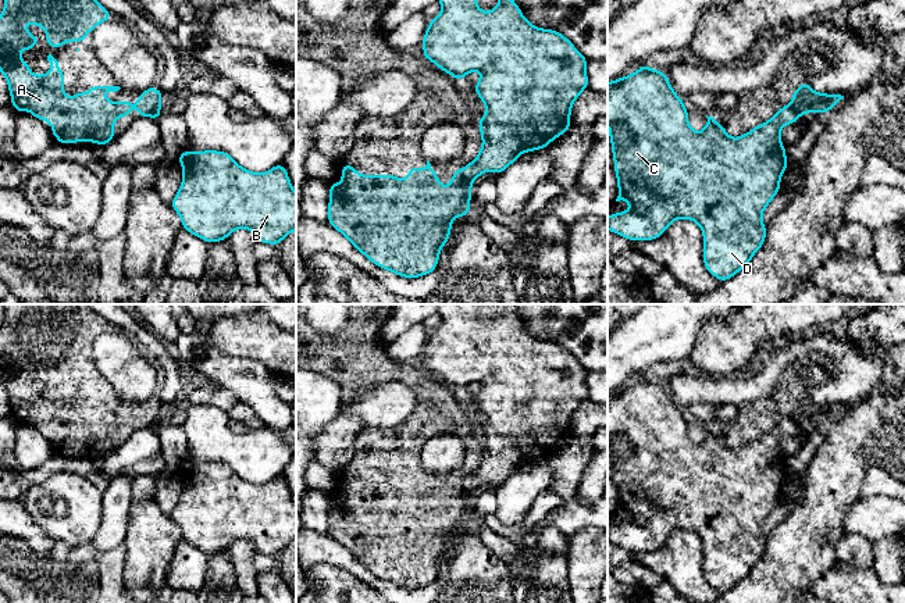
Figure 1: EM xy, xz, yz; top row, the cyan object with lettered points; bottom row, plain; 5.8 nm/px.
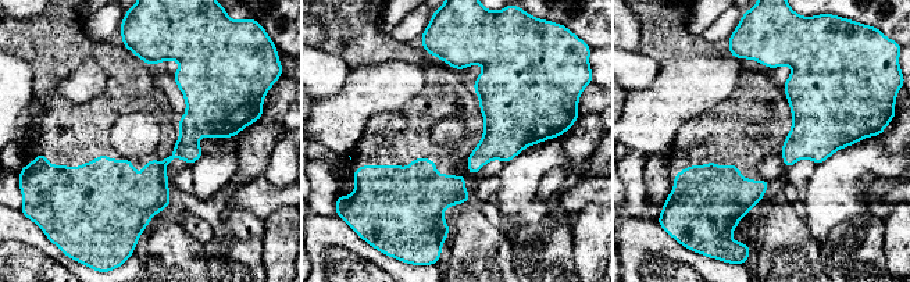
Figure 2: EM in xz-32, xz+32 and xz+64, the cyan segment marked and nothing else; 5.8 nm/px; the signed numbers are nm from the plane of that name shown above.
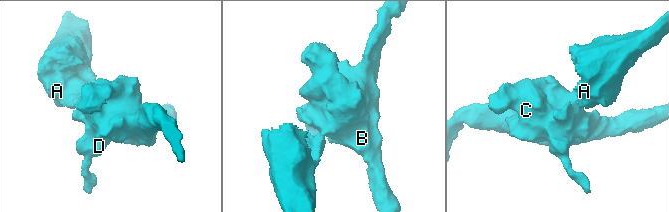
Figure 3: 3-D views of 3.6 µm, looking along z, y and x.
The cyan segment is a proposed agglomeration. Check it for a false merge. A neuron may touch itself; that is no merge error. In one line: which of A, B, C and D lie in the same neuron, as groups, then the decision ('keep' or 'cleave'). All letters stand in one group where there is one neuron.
groups A / B C D; cleave

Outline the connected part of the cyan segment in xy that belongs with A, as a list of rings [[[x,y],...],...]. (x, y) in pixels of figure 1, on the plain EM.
[[[7,304],[4,322],[0,327],[0,382],[8,393],[11,417],[24,424],[26,420],[38,431],[46,431],[51,438],[51,447],[58,449],[58,456],[65,453],[96,453],[100,457],[111,453],[114,432],[122,425],[131,428],[131,410],[124,414],[110,414],[103,404],[117,403],[120,397],[89,397],[88,403],[78,403],[74,408],[64,407],[64,383],[58,372],[49,365],[47,372],[53,379],[46,386],[32,386],[31,378],[19,368],[24,358],[29,363],[40,352],[25,340],[25,333],[40,336],[47,343],[49,358],[63,358],[65,353],[85,353],[86,345],[103,333],[113,331],[110,322],[97,314],[90,304]]]

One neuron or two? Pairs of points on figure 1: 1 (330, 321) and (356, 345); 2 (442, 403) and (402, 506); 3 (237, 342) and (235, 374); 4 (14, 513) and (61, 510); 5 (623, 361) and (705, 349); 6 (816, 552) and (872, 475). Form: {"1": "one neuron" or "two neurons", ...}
{"1": "two neurons", "2": "one neuron", "3": "two neurons", "4": "two neurons", "5": "two neurons", "6": "two neurons"}

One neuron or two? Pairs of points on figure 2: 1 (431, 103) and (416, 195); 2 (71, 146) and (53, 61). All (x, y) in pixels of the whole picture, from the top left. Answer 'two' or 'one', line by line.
1: one
2: one

